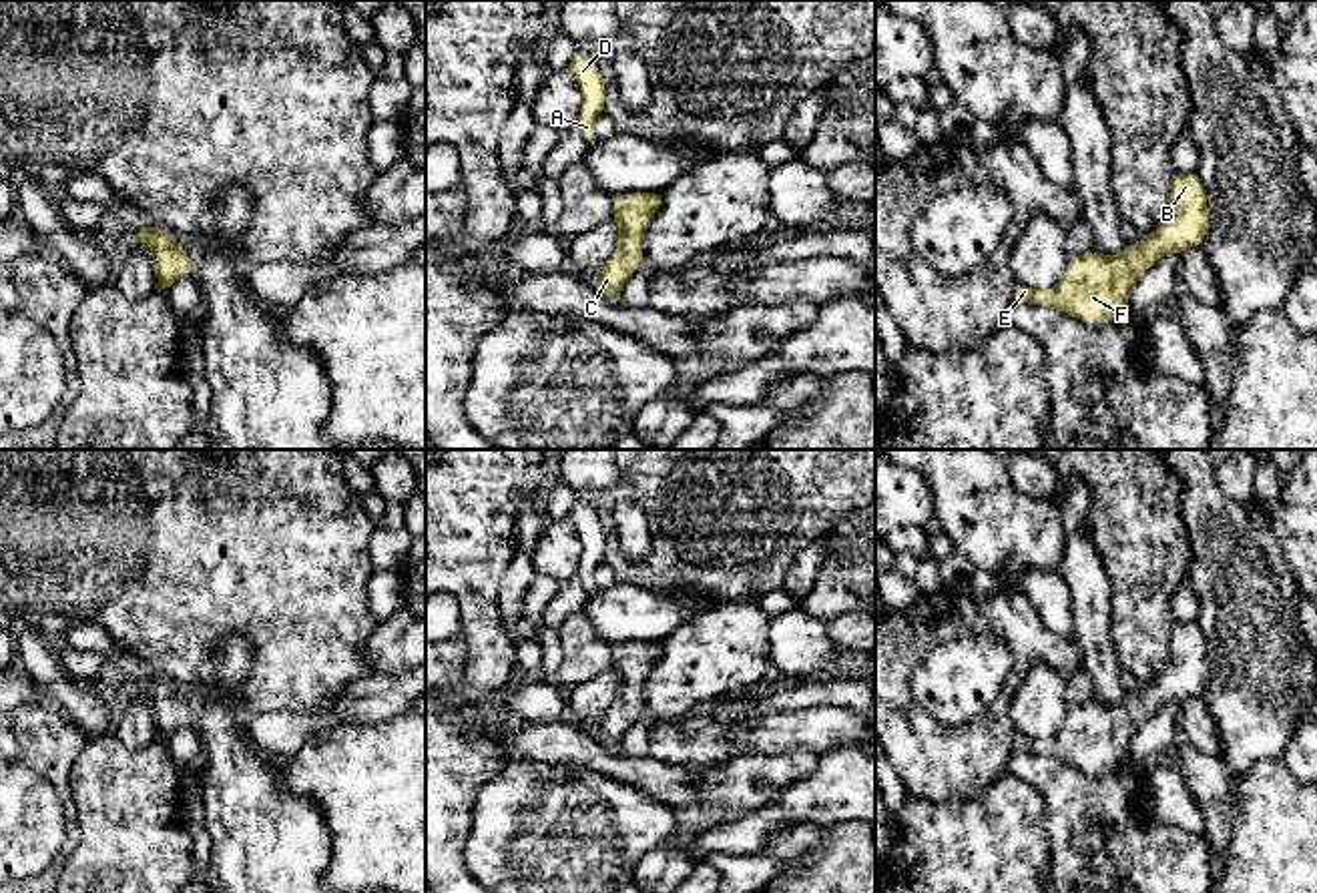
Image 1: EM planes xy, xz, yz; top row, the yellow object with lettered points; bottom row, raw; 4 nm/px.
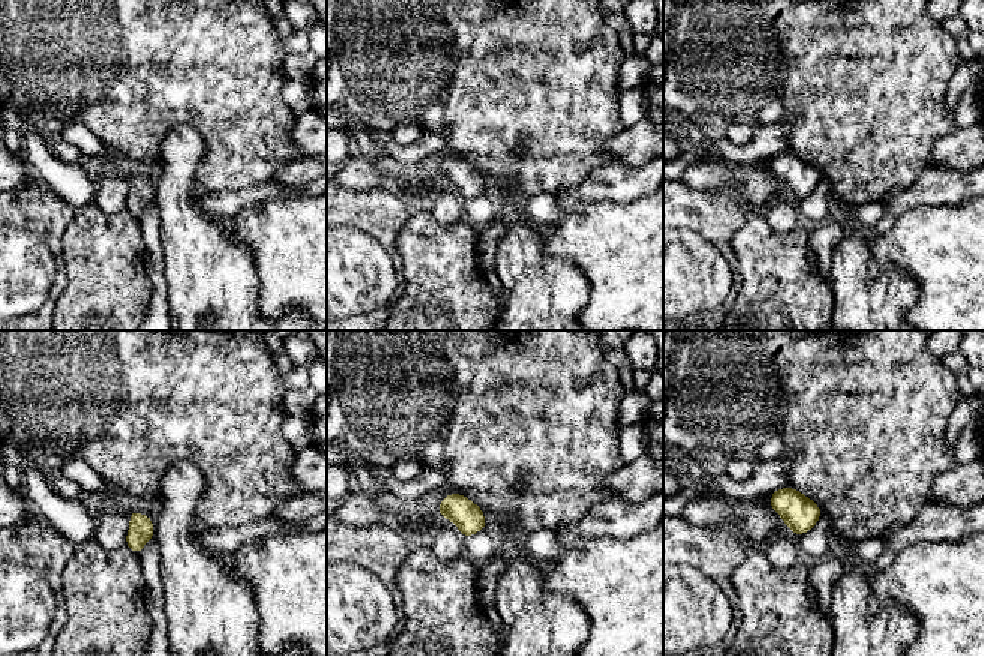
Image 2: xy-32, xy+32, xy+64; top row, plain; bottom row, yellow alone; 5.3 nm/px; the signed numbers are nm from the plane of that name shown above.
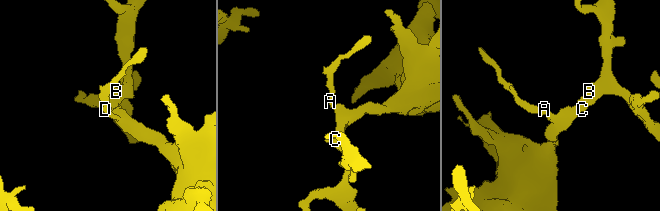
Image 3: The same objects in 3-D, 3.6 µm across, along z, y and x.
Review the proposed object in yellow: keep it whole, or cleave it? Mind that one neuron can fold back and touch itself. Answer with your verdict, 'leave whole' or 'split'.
leave whole

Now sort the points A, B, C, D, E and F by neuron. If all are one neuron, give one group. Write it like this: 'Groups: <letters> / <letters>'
Groups: A B C D E F

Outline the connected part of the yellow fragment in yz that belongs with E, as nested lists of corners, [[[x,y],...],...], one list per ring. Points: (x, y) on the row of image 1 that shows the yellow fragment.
[[[1197,173],[1174,175],[1168,211],[1160,225],[1118,255],[1072,255],[1062,281],[1048,289],[1016,283],[1014,299],[1054,307],[1084,323],[1104,325],[1120,317],[1140,275],[1162,255],[1201,247],[1209,233],[1207,193]]]

